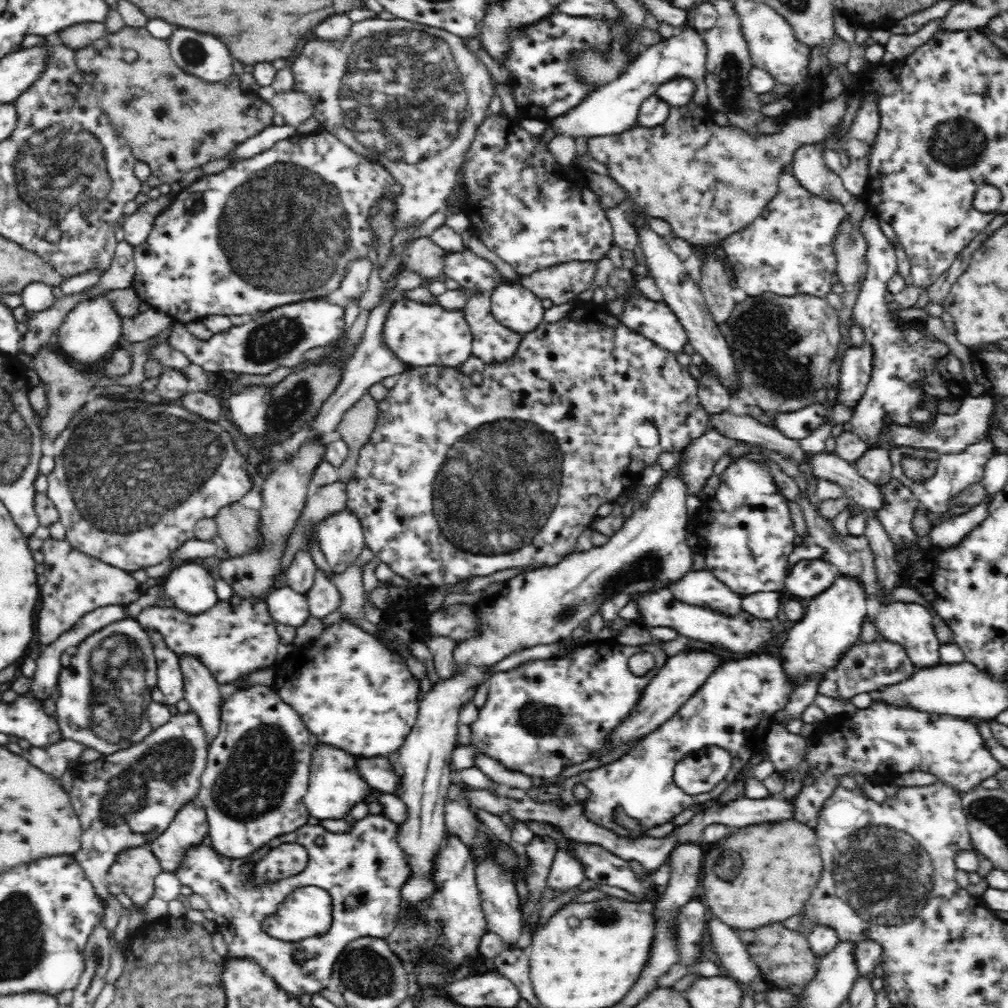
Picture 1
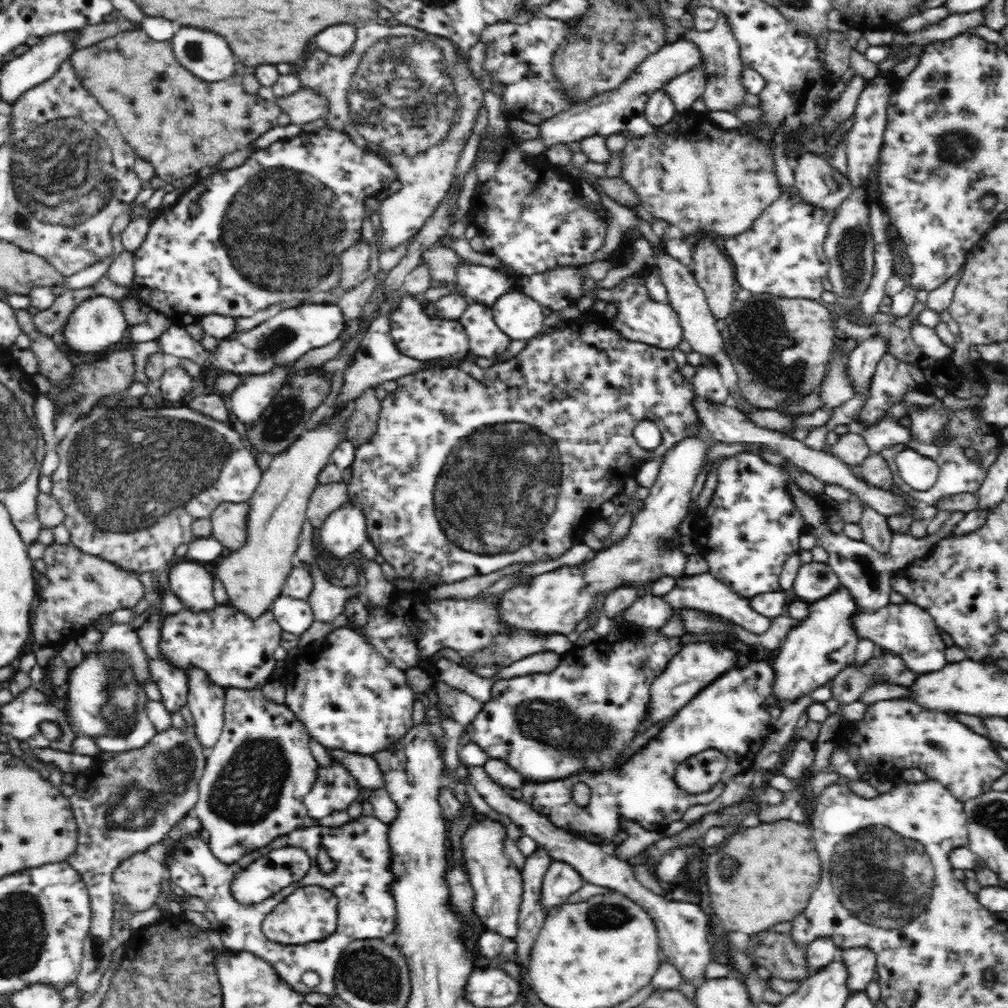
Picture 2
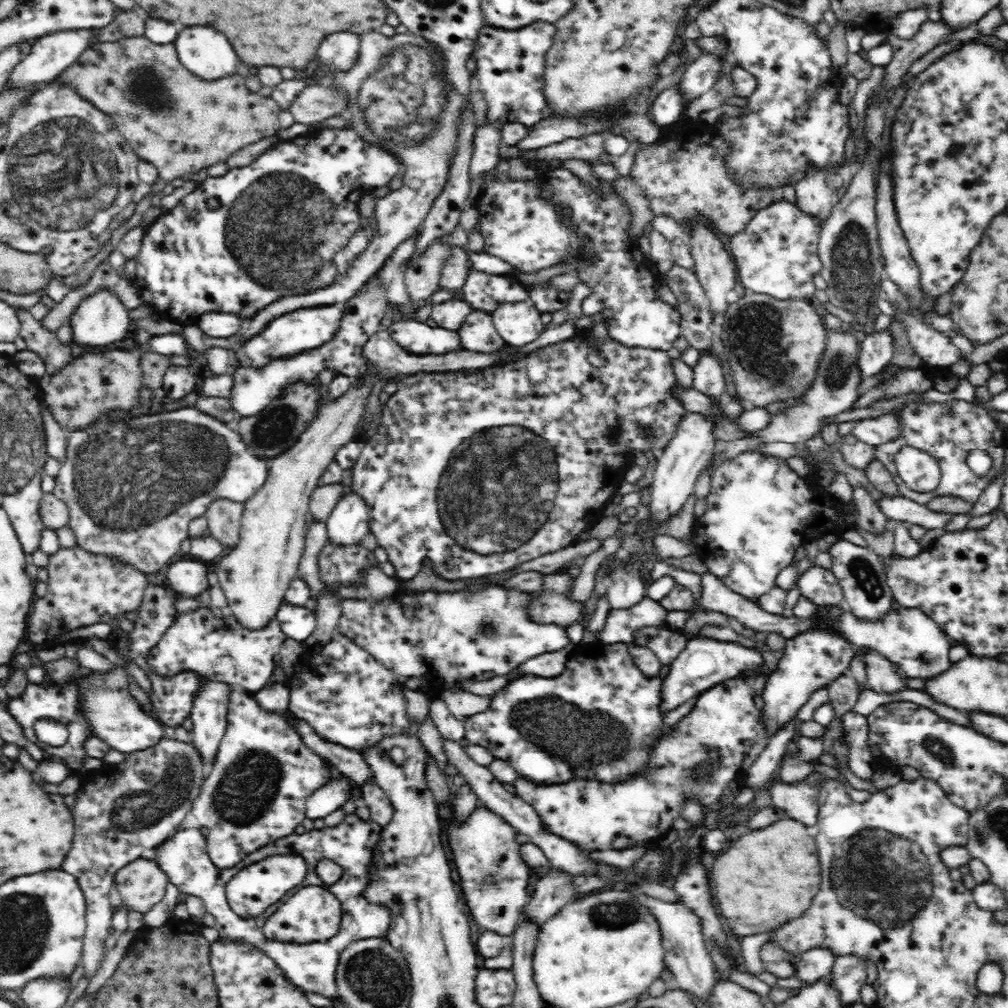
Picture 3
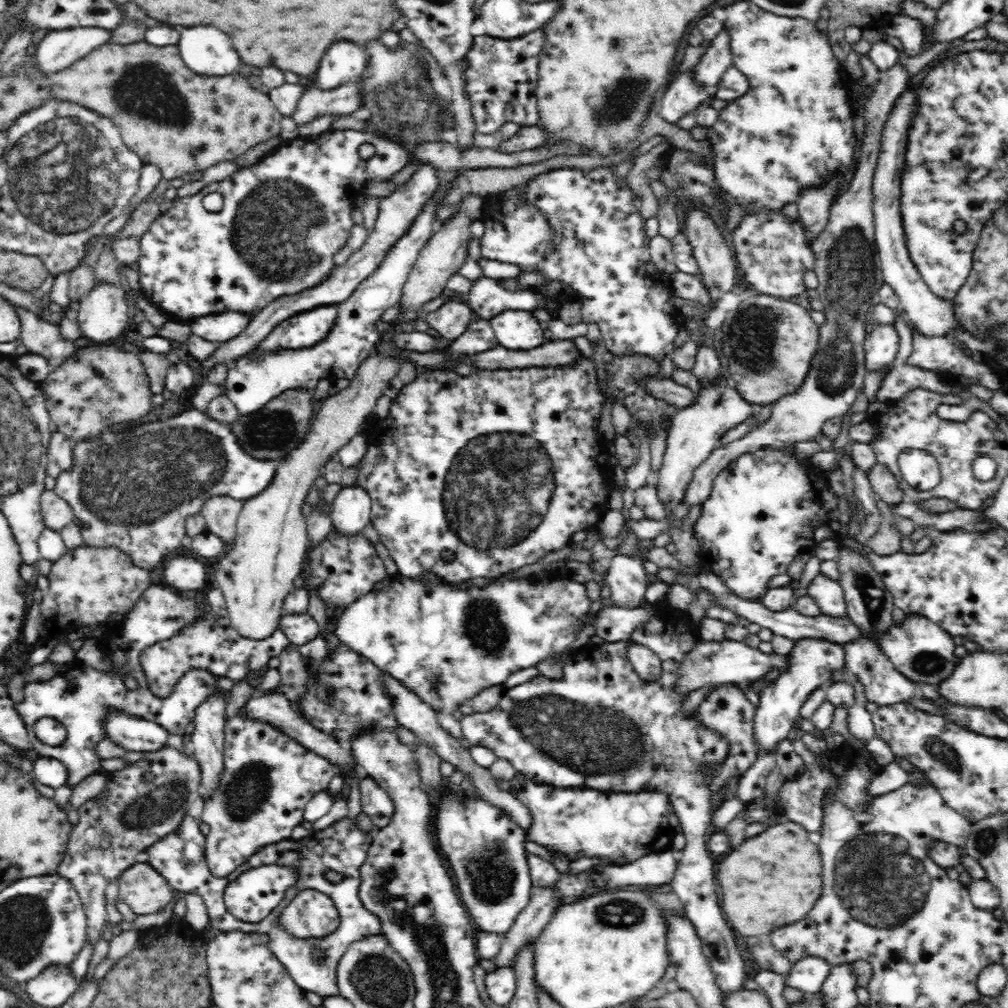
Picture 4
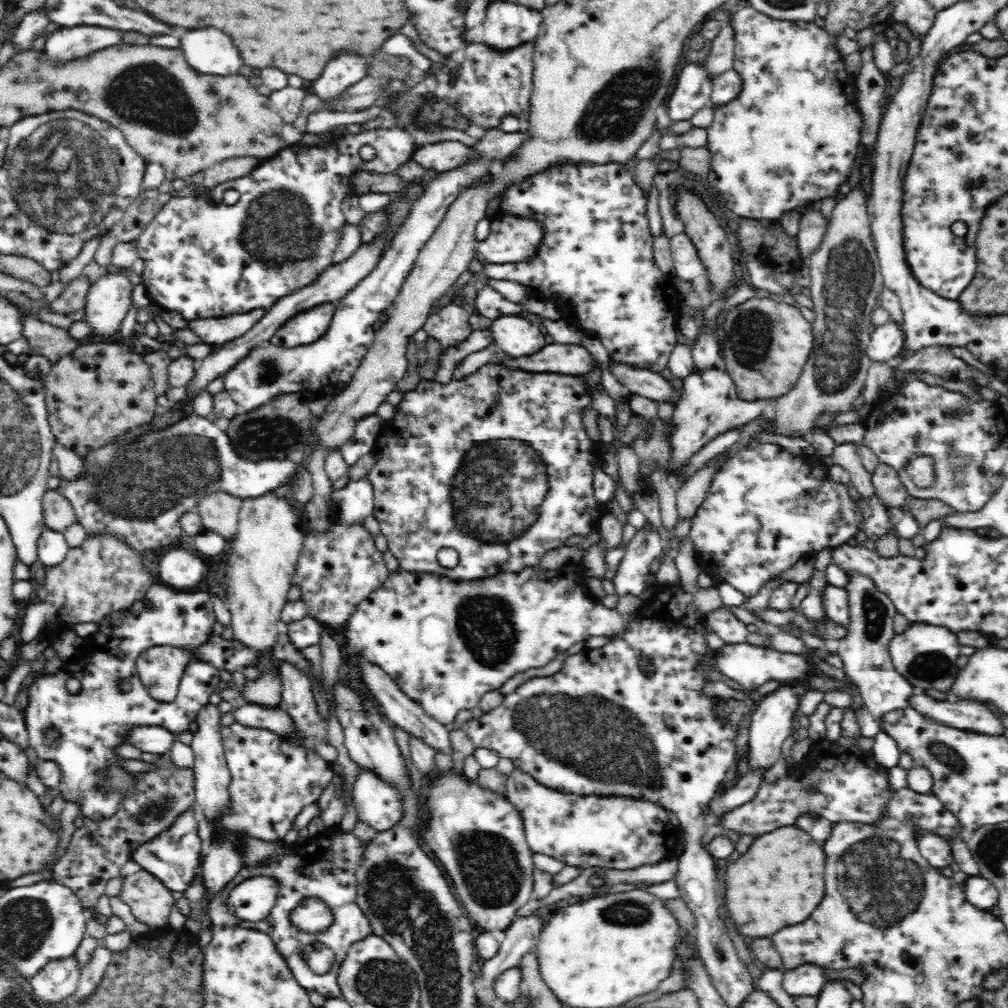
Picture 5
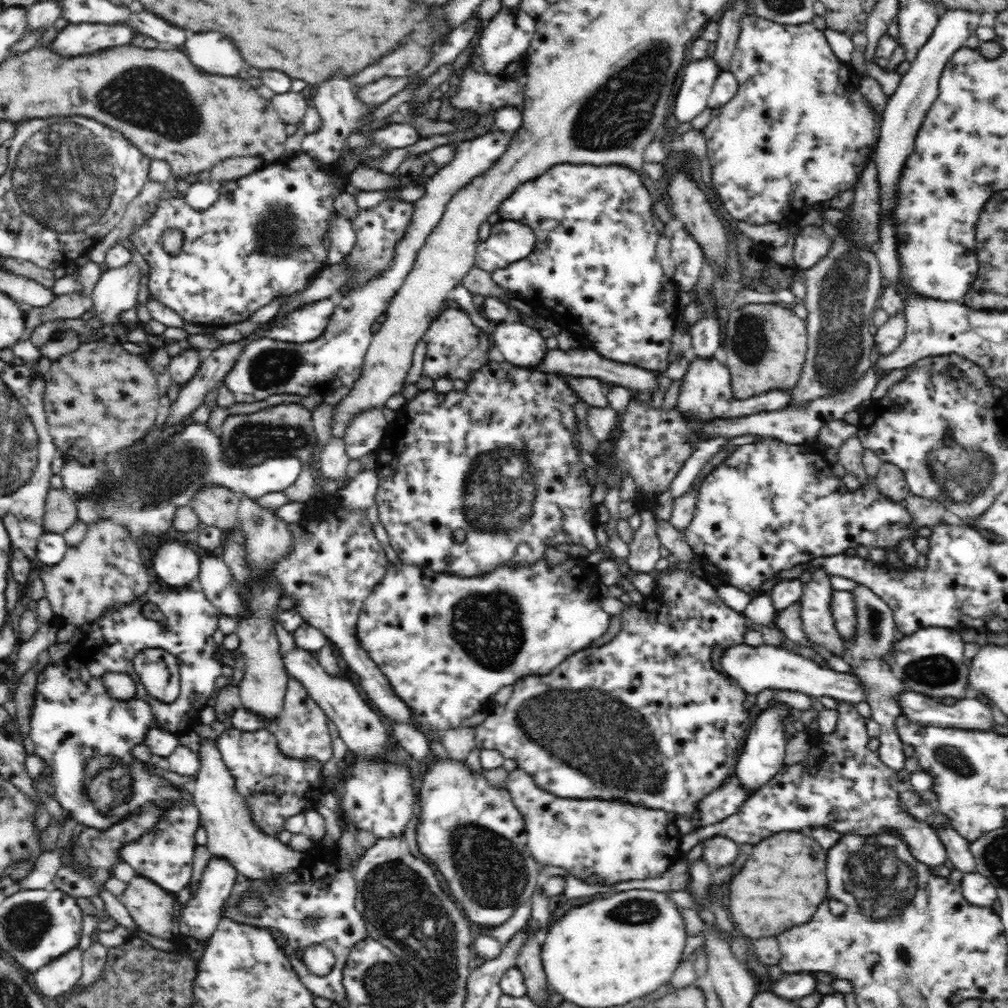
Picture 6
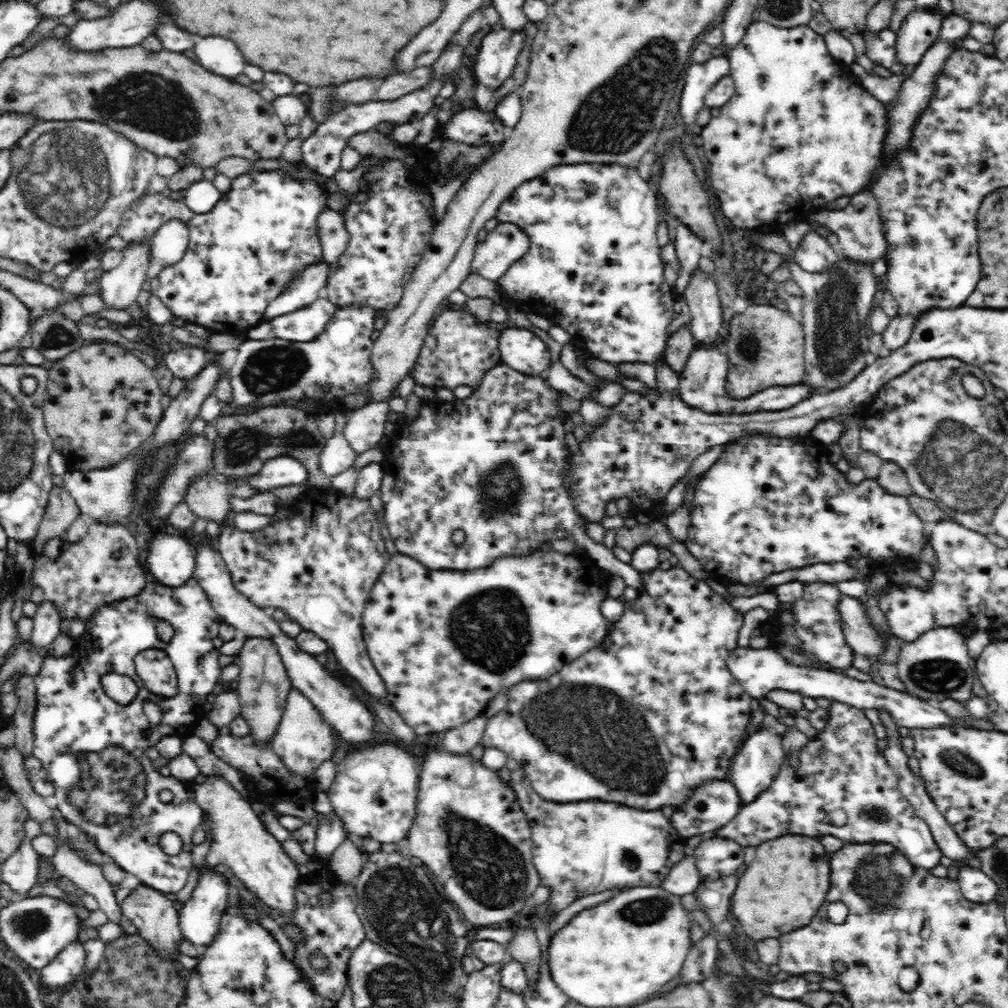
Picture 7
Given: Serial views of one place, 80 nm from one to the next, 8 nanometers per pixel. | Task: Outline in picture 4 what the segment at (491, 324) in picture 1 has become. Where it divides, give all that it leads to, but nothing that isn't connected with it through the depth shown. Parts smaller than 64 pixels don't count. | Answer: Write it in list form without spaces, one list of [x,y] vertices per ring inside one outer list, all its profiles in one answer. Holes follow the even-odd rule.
[[[479,319],[469,323],[464,335],[451,342],[448,349],[442,350],[445,356],[442,372],[452,372],[466,355],[478,355],[496,348],[498,343],[490,321]]]

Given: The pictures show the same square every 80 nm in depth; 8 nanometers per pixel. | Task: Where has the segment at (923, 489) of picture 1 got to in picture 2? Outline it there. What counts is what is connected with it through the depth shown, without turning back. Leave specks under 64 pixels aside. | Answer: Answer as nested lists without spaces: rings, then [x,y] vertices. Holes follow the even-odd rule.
[[[939,403],[934,406],[914,408],[910,406],[905,416],[905,424],[910,431],[910,440],[906,444],[894,444],[886,446],[878,452],[878,456],[886,461],[889,470],[893,475],[893,482],[902,492],[910,494],[920,502],[921,505],[934,505],[942,500],[944,496],[954,496],[960,493],[976,493],[984,478],[988,476],[990,466],[996,462],[1002,447],[1005,445],[999,438],[999,429],[986,422],[983,417],[984,412],[976,408],[958,408],[958,410],[948,410]],[[905,448],[913,448],[918,454],[923,454],[939,464],[939,480],[928,492],[918,492],[910,485],[906,485],[900,477],[895,463],[895,456]],[[966,448],[974,448],[981,454],[981,463],[970,462],[966,458]]]

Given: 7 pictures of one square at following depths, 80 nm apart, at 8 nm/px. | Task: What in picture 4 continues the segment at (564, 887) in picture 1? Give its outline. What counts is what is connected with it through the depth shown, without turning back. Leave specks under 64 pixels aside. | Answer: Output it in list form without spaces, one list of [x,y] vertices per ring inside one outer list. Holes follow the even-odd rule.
[[[533,888],[529,903],[517,916],[511,930],[503,935],[498,955],[490,960],[494,966],[490,966],[488,971],[516,966],[518,954],[522,954],[522,950],[528,946],[535,946],[540,933],[548,926],[560,903],[551,888]]]

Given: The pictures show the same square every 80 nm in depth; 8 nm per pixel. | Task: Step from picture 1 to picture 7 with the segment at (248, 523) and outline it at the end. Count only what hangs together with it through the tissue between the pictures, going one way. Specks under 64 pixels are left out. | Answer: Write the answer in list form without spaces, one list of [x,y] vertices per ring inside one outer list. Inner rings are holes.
[[[201,473],[196,476],[188,492],[184,493],[184,502],[196,517],[224,522],[232,512],[228,504],[228,496],[231,494],[230,486],[217,475]]]

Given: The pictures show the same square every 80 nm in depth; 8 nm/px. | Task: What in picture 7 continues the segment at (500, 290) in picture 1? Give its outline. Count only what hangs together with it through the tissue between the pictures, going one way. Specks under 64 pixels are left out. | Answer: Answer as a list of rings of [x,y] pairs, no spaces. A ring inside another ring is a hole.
[[[508,328],[500,334],[501,360],[525,376],[543,377],[551,366],[551,354],[544,342],[528,330]]]

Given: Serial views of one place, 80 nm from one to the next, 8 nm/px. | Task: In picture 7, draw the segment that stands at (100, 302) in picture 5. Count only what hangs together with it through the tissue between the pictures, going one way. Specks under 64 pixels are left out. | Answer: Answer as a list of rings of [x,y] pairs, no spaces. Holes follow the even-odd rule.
[[[142,236],[136,242],[130,240],[121,250],[122,262],[106,274],[98,276],[101,298],[108,309],[122,310],[136,302],[151,263],[151,242],[152,236]]]

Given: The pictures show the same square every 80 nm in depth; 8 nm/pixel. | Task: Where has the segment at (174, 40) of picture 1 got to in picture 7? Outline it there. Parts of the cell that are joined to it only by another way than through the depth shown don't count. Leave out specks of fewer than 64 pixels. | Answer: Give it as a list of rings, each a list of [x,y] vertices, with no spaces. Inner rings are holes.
[[[192,36],[194,38],[194,54],[198,56],[199,64],[206,71],[232,79],[240,76],[246,68],[246,60],[232,40],[222,36]]]

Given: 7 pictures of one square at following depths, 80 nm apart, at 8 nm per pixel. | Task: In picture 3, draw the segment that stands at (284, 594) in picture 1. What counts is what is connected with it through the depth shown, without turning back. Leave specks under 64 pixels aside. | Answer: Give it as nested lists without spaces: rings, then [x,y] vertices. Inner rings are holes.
[[[286,602],[280,605],[276,620],[288,639],[301,643],[304,643],[317,627],[315,612],[312,612],[309,606],[298,607]]]

